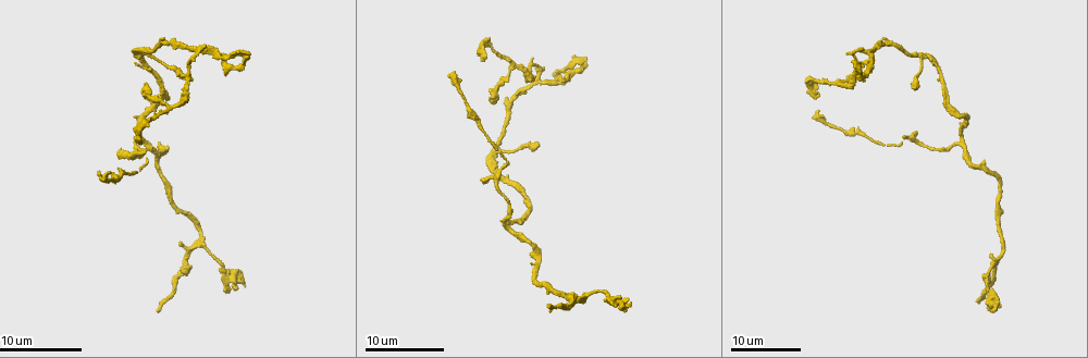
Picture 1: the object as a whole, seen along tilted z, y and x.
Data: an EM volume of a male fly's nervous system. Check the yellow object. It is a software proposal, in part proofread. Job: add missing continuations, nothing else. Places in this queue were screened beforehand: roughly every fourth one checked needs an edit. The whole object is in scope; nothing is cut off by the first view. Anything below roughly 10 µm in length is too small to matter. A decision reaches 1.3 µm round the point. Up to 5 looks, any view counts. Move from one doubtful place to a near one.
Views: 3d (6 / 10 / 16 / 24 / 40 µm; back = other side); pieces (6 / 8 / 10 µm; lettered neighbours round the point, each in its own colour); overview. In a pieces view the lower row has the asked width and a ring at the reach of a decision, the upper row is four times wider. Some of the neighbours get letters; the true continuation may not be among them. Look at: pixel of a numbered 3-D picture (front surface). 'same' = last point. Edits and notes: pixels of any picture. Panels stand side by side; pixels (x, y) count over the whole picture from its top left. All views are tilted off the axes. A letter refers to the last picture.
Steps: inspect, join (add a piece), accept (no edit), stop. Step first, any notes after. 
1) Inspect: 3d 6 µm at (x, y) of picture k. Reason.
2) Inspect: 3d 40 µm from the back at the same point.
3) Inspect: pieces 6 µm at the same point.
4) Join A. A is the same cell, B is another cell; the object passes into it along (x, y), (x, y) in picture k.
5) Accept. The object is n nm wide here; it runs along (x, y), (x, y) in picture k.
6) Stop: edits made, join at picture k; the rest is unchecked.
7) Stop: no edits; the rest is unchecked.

Inspect: 3d 16 µm at (190, 269) of picture 1. Stops while still wide.

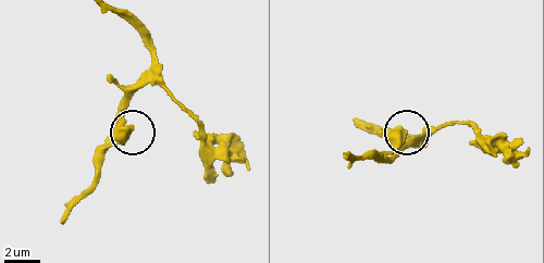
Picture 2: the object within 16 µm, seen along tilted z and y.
Inspect: pieces 10 µm at (403, 131) of picture 2. What lies round it.

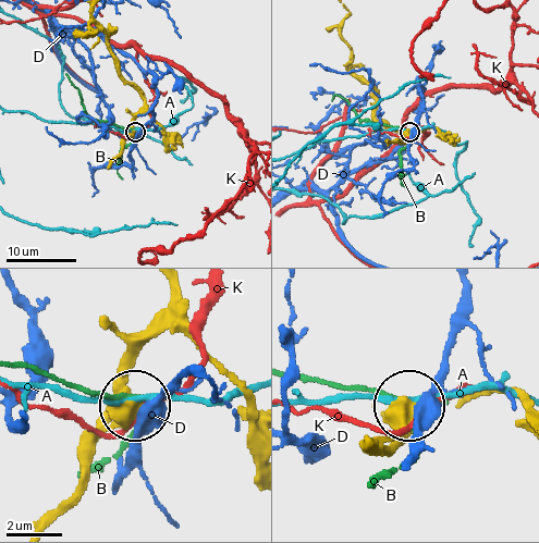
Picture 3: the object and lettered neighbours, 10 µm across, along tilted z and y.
Accept. A, B, D and K are other cells; no lettered piece goes on from it.

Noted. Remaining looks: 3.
Inspect: 3d 24 µm at (549, 307) of picture 1. Long arm stops here.

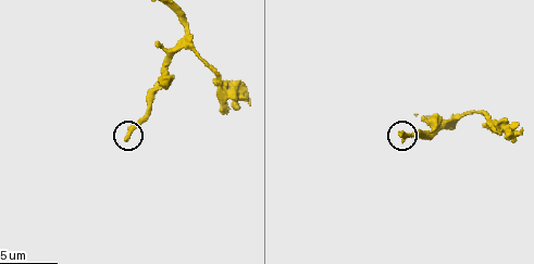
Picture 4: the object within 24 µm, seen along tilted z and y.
Inspect: pieces 10 µm at (125, 138) of picture 4.

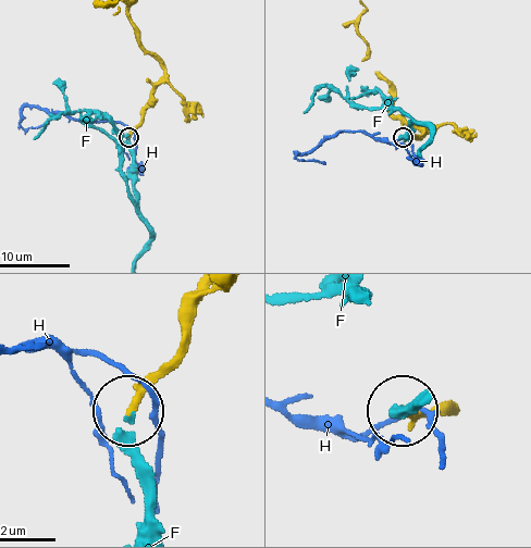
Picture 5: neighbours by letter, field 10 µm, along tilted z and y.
Join F. F is the same cell, H is another cell; the object passes into it along (187, 335), (127, 419), (147, 524) in picture 5; the neuron continues.

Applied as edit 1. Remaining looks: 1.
Stop: edits made, join at picture 5; the rest is unchecked.

